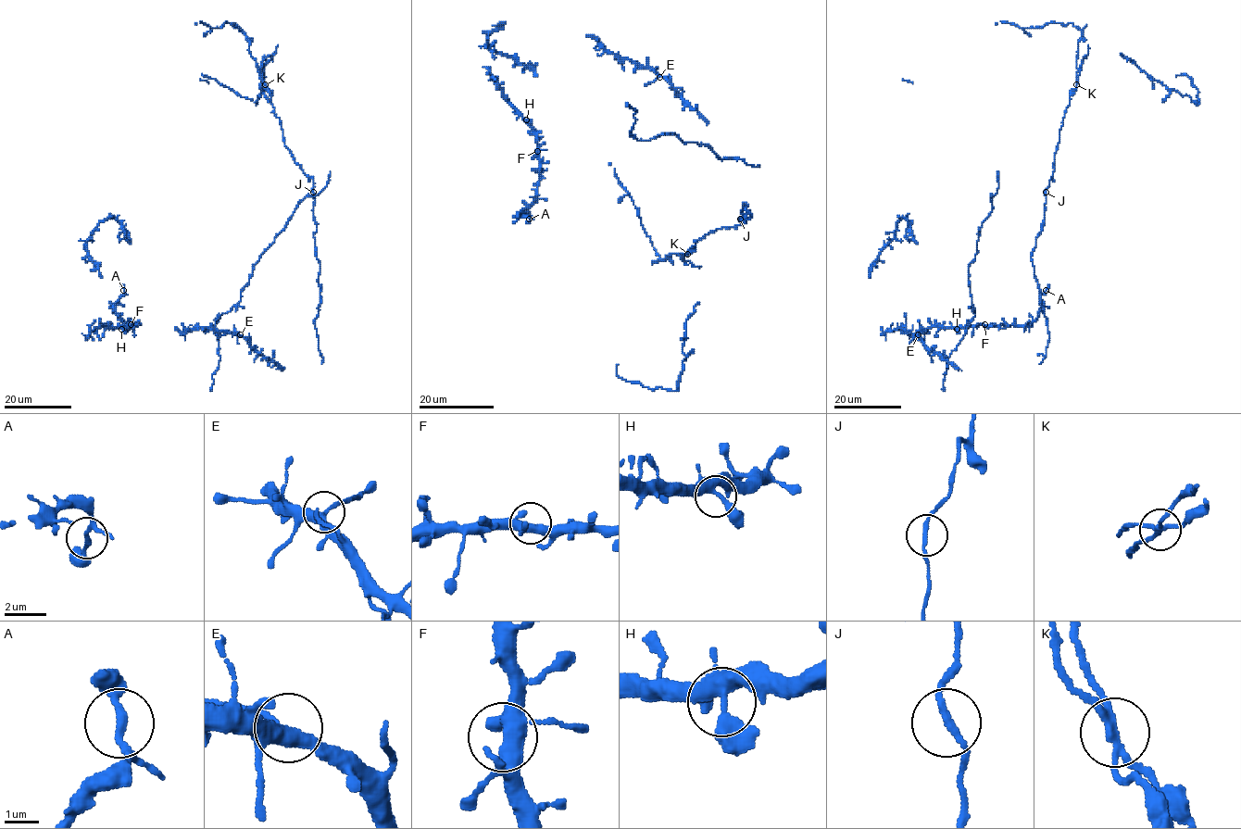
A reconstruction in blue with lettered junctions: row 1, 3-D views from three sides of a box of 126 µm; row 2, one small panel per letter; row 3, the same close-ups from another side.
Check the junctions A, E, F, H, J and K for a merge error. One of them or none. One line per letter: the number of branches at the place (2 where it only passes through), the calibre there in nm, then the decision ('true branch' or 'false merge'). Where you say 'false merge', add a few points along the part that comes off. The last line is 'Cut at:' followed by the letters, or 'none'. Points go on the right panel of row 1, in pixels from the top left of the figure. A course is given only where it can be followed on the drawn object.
A: 2 branches meet; 240 nm thick; true branch
E: 3 branches meet; 340 nm thick; true branch
F: 4 branches meet; 400 nm thick; true branch
H: 4 branches meet; 320 nm thick; true branch
J: 2 branches meet; 190 nm thick; true branch
K: 4 branches meet; 200 nm thick; false merge
Cut at: K

